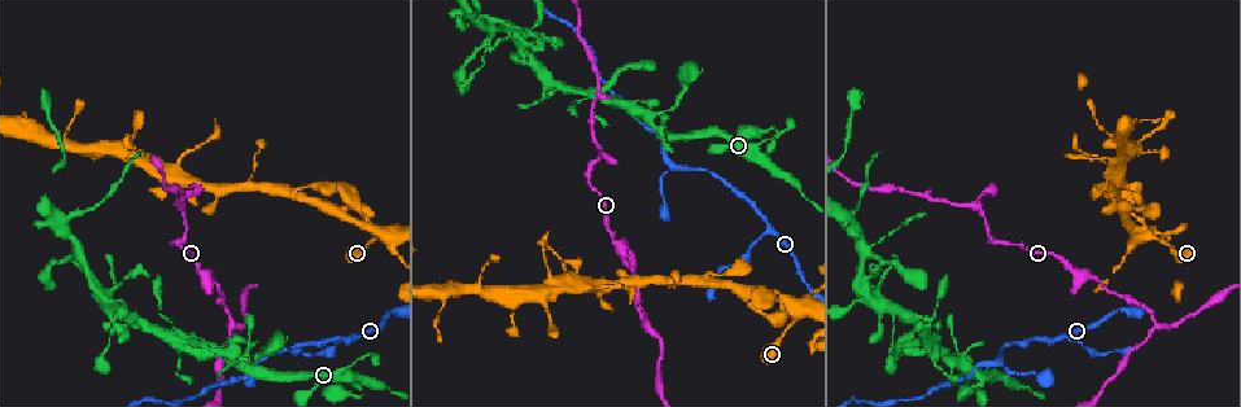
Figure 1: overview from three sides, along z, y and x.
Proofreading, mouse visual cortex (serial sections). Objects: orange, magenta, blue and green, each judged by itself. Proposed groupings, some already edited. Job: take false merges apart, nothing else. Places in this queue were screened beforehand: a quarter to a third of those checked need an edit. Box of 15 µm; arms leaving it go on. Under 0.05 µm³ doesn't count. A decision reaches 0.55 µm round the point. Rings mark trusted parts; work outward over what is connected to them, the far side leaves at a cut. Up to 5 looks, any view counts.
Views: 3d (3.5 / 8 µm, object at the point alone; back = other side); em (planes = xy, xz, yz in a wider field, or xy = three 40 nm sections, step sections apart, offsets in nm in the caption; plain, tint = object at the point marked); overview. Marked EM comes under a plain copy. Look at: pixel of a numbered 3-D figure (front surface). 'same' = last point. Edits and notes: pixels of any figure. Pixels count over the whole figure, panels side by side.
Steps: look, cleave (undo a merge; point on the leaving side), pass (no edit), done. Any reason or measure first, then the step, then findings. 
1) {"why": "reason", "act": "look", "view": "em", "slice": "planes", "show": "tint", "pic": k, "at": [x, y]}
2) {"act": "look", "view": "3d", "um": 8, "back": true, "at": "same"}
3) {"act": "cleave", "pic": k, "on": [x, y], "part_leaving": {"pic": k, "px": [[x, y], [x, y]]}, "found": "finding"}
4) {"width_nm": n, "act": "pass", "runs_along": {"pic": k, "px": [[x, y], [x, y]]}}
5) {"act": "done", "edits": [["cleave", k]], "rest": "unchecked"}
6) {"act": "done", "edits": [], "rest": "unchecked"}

{"why": "sharp bend", "act": "look", "view": "3d", "um": 3.5, "pic": 1, "at": [232, 328]}

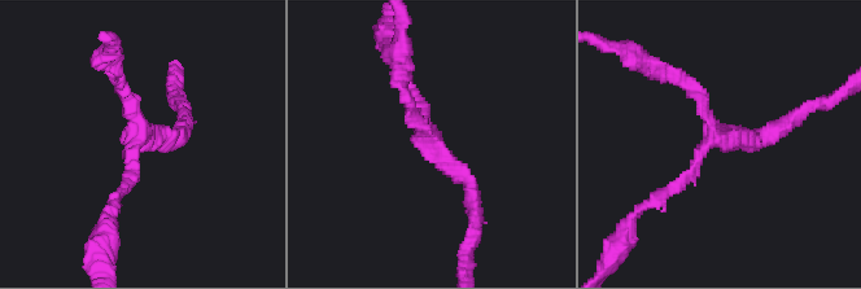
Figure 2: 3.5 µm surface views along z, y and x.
{"act": "look", "view": "em", "slice": "planes", "show": "tint", "pic": 2, "at": [715, 134]}

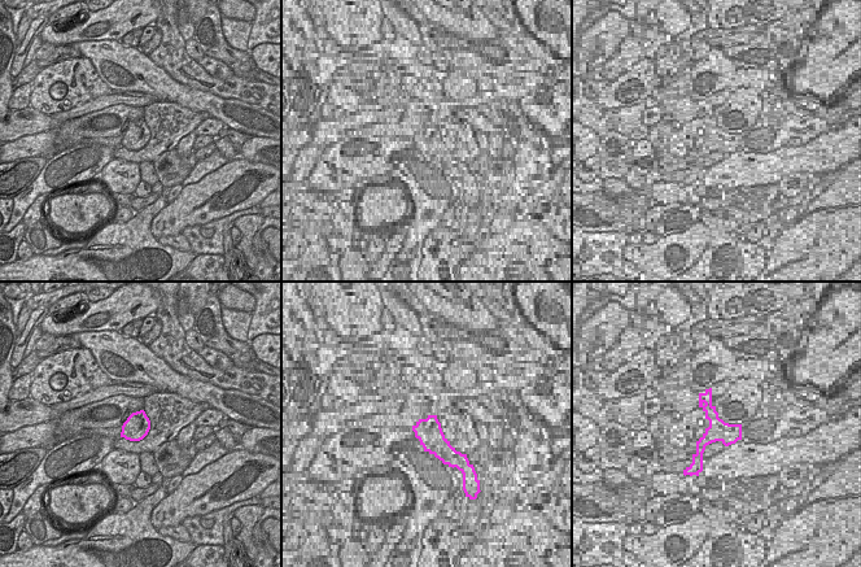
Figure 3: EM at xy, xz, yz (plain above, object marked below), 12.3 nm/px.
{"act": "pass", "runs_along": {"pic": 2, "px": [[671, 71], [698, 96], [715, 136], [661, 200]]}, "found": "one cell here"}

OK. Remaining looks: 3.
{"why": "sharp bend", "act": "look", "view": "3d", "um": 3.5, "pic": 1, "at": [597, 146]}

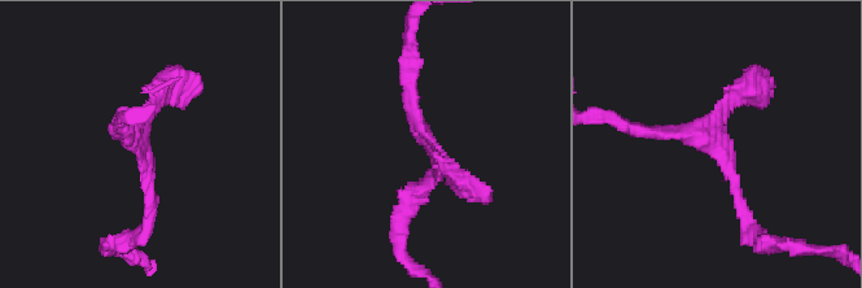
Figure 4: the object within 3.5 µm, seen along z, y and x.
{"arm_widths_nm": [150, 150, 200], "act": "pass", "runs_along": {"pic": 4, "px": [[745, 216], [712, 140], [629, 127]]}, "found": "all the same cell"}

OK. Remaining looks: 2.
{"act": "done", "edits": [], "rest": "unchecked"}

